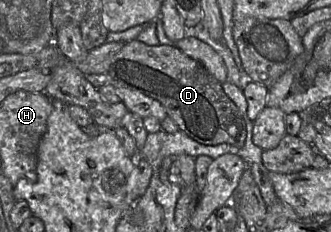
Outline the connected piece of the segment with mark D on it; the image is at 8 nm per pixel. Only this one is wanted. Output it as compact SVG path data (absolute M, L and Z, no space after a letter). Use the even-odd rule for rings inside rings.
M137 39L126 42L105 75L112 78L119 88L134 90L157 100L180 131L198 143L243 147L246 124L237 106L226 95L222 84L201 63L174 45L149 46Z

